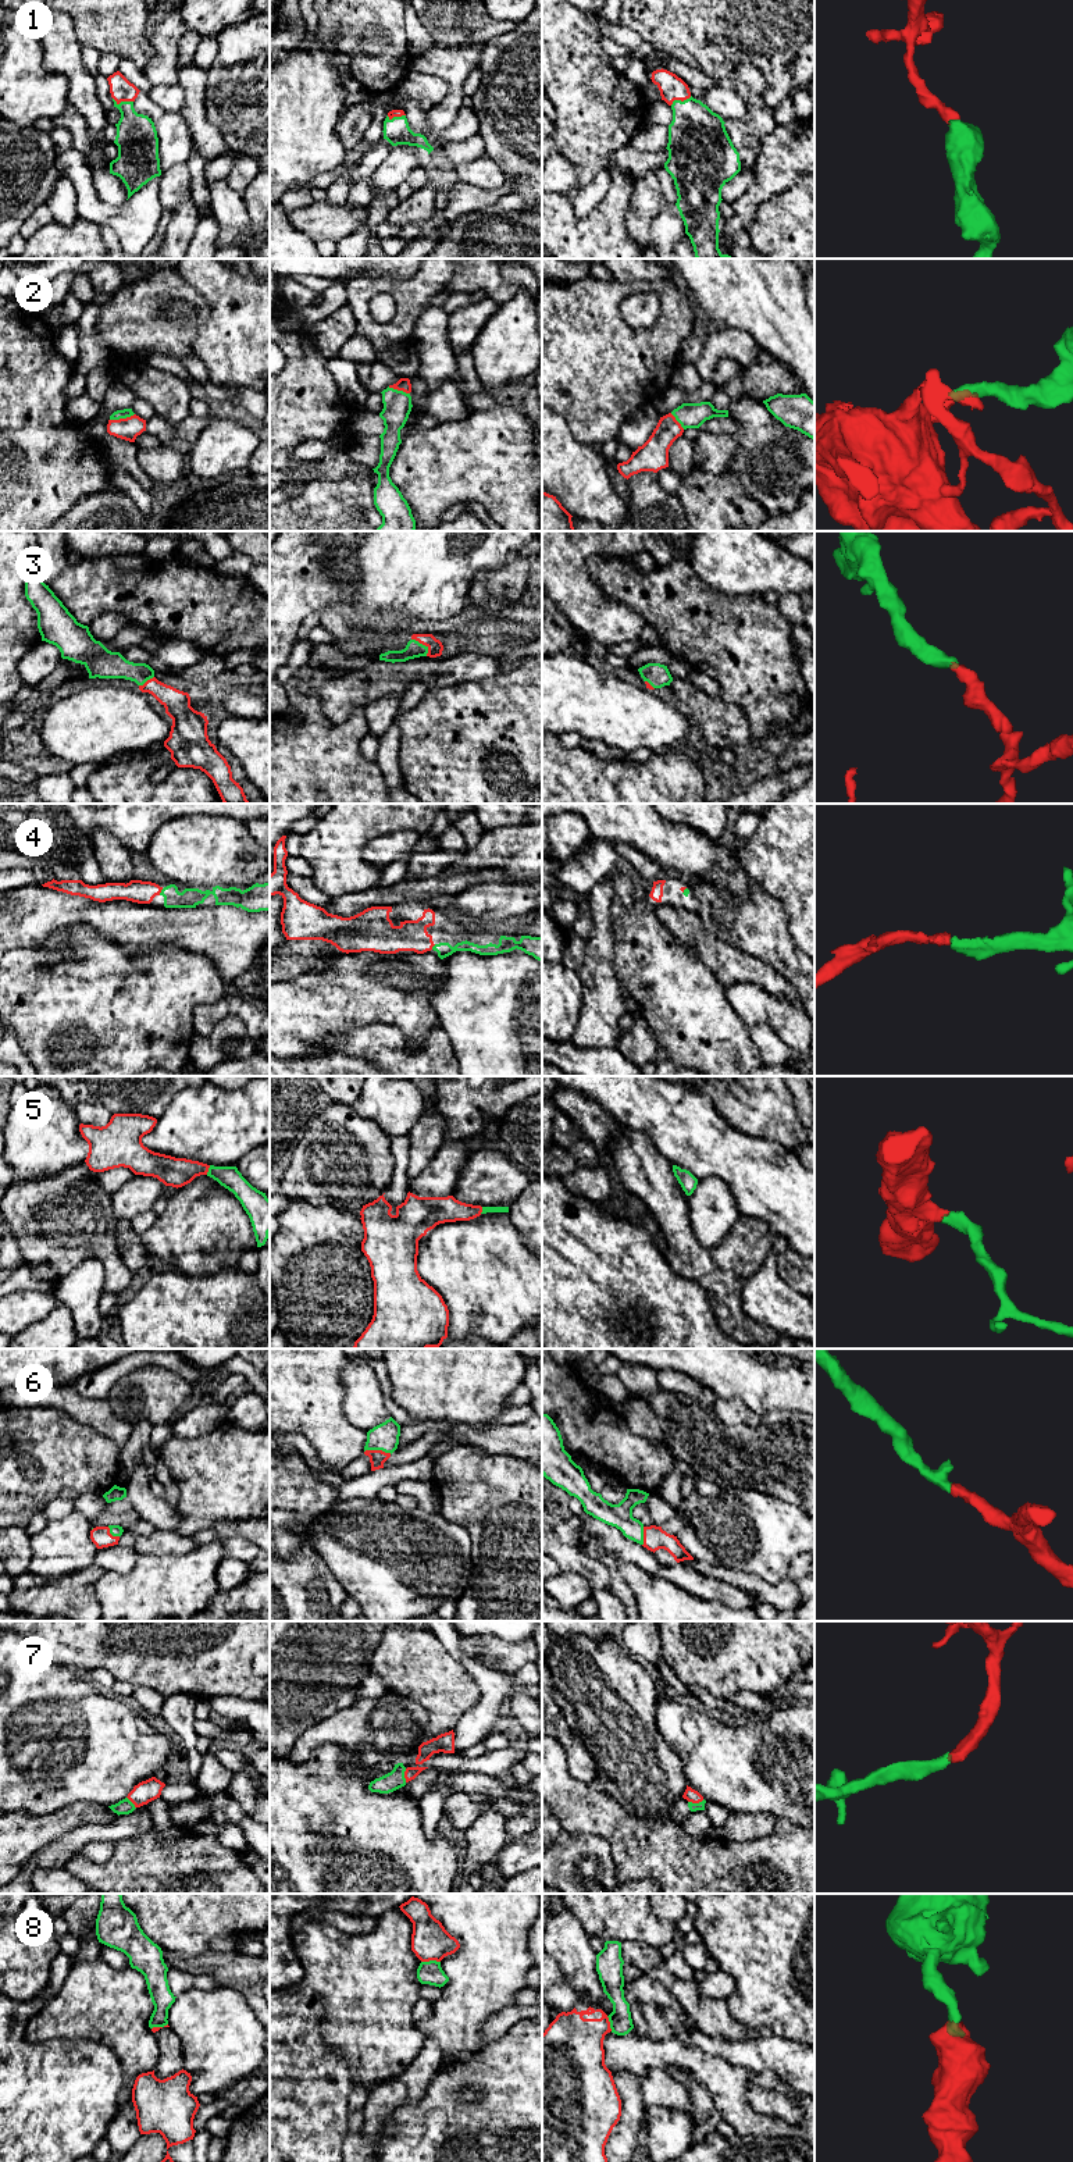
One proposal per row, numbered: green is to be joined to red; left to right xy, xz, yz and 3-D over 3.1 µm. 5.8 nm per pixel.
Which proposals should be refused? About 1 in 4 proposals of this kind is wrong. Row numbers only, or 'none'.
8

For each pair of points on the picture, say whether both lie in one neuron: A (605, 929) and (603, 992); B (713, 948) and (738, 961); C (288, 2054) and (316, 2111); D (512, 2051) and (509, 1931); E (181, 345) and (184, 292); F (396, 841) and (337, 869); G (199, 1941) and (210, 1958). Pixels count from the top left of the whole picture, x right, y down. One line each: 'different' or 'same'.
A: same
B: same
C: same
D: different
E: same
F: different
G: different

